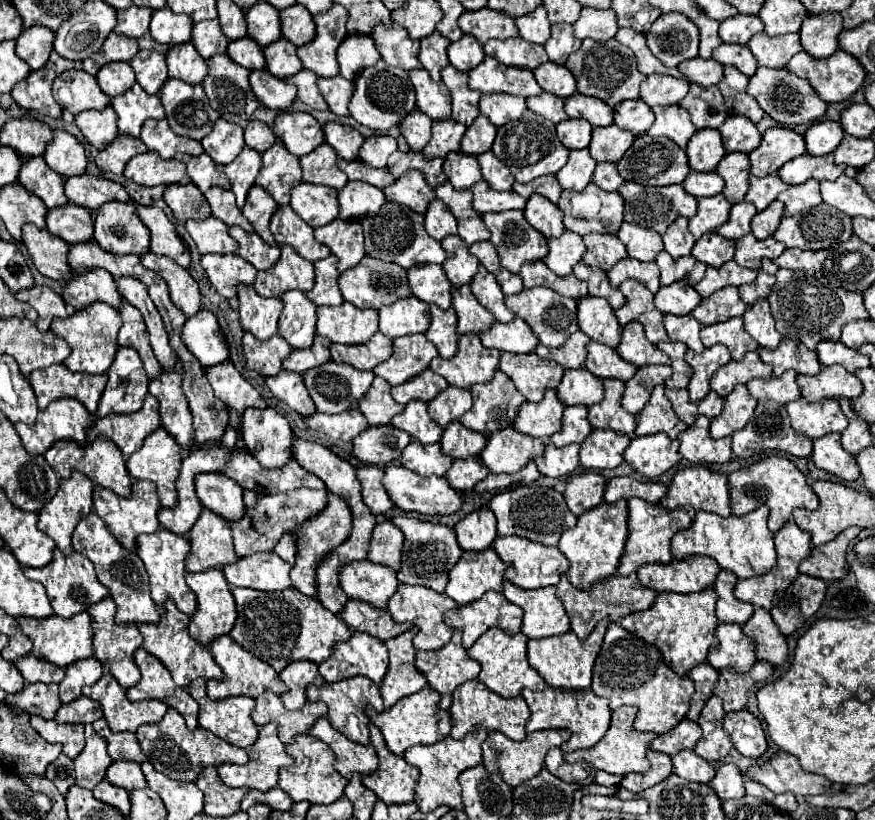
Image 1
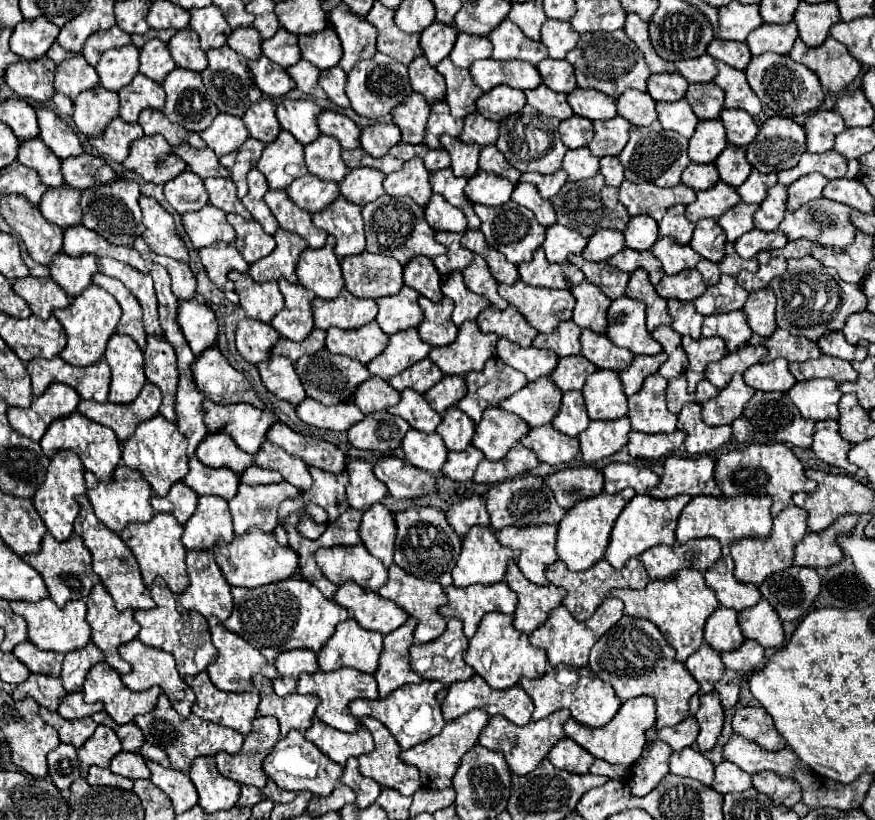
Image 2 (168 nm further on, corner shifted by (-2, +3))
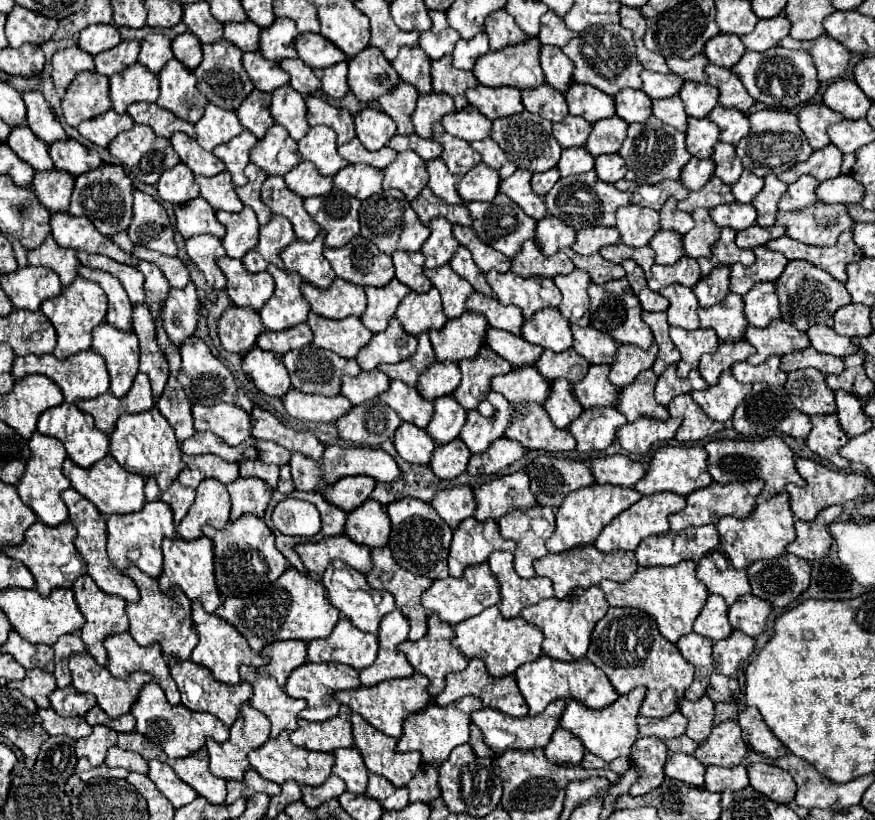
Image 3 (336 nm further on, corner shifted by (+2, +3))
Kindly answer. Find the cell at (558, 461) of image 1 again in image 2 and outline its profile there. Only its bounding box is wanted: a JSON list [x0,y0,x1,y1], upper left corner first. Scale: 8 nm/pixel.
[520,424,580,466]

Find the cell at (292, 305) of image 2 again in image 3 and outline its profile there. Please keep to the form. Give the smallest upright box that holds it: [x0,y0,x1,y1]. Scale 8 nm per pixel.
[260,266,310,330]

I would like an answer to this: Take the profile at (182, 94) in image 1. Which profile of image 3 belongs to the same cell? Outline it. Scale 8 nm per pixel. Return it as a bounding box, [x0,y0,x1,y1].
[156,58,208,124]

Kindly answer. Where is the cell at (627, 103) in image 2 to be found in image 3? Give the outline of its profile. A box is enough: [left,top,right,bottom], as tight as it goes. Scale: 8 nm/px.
[614,88,652,124]

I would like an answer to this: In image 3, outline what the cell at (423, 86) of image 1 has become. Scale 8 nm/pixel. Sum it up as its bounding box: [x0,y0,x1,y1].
[392,48,432,94]

